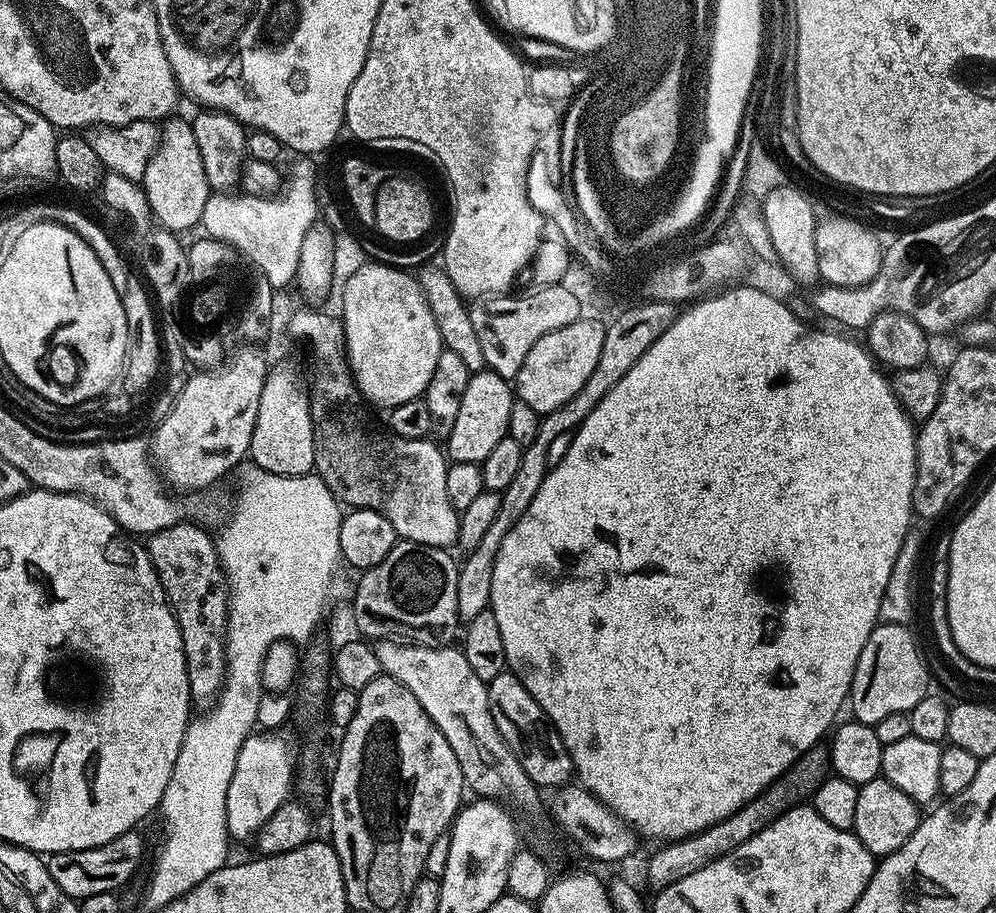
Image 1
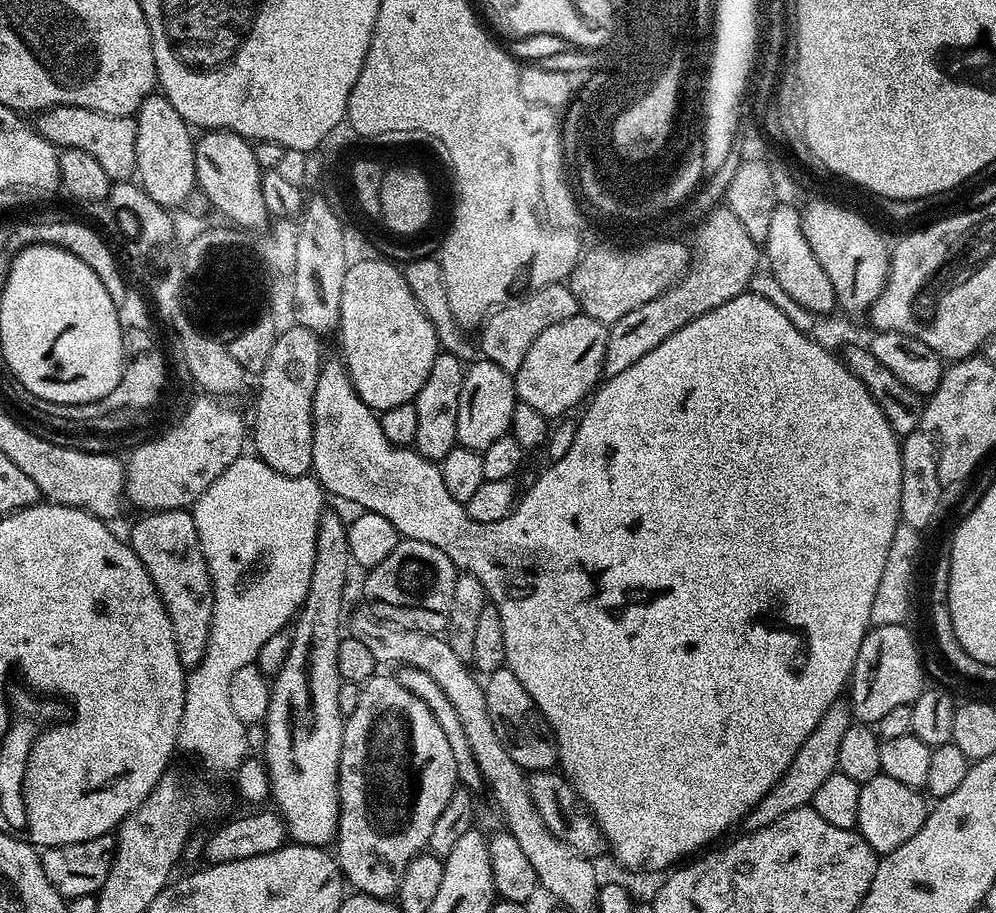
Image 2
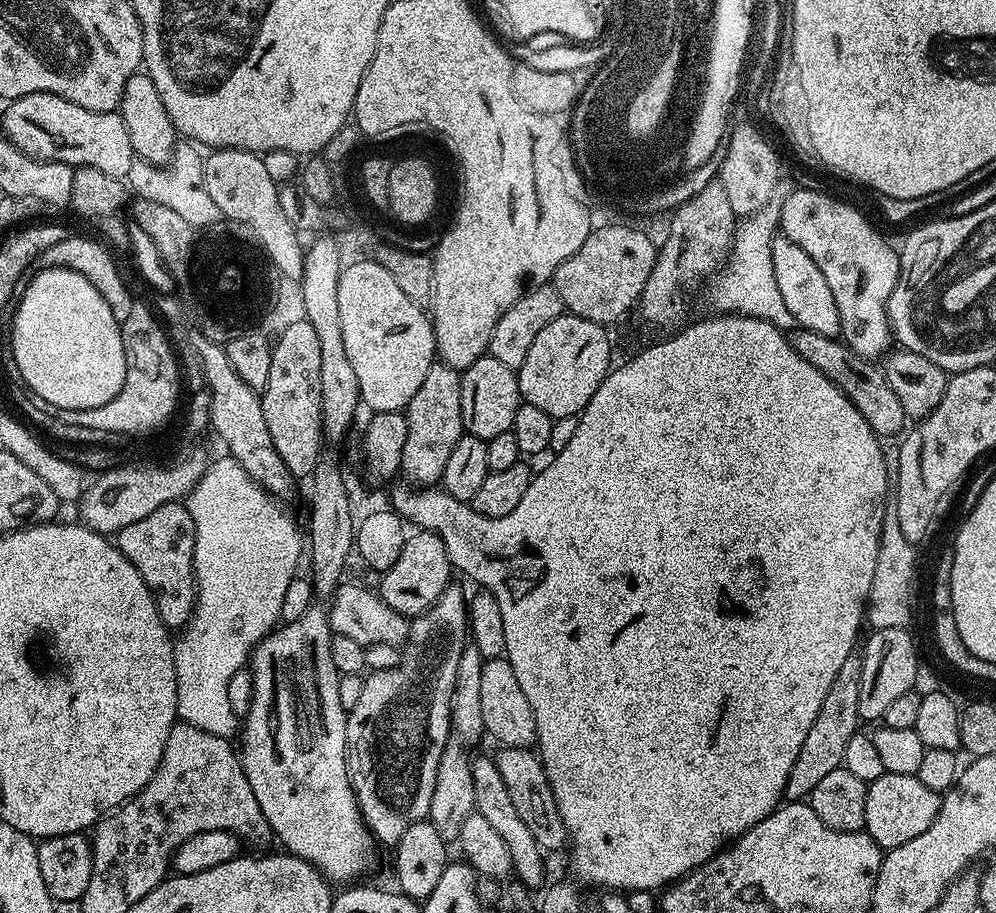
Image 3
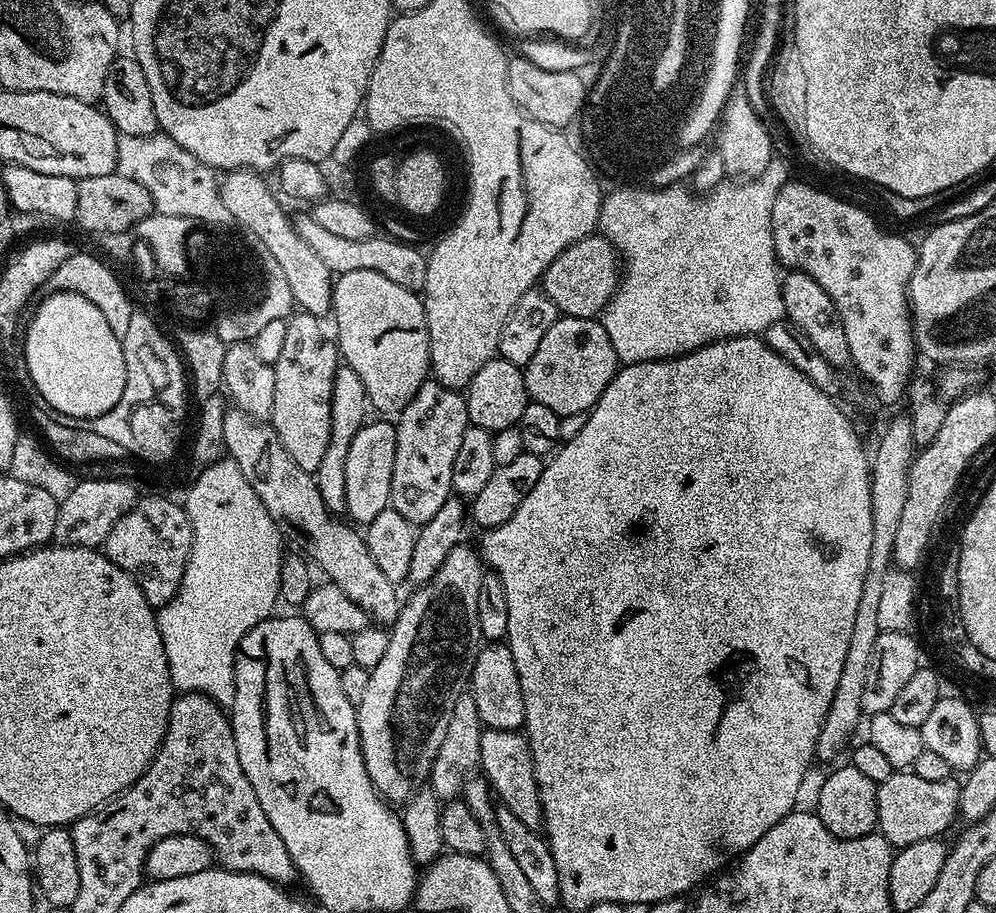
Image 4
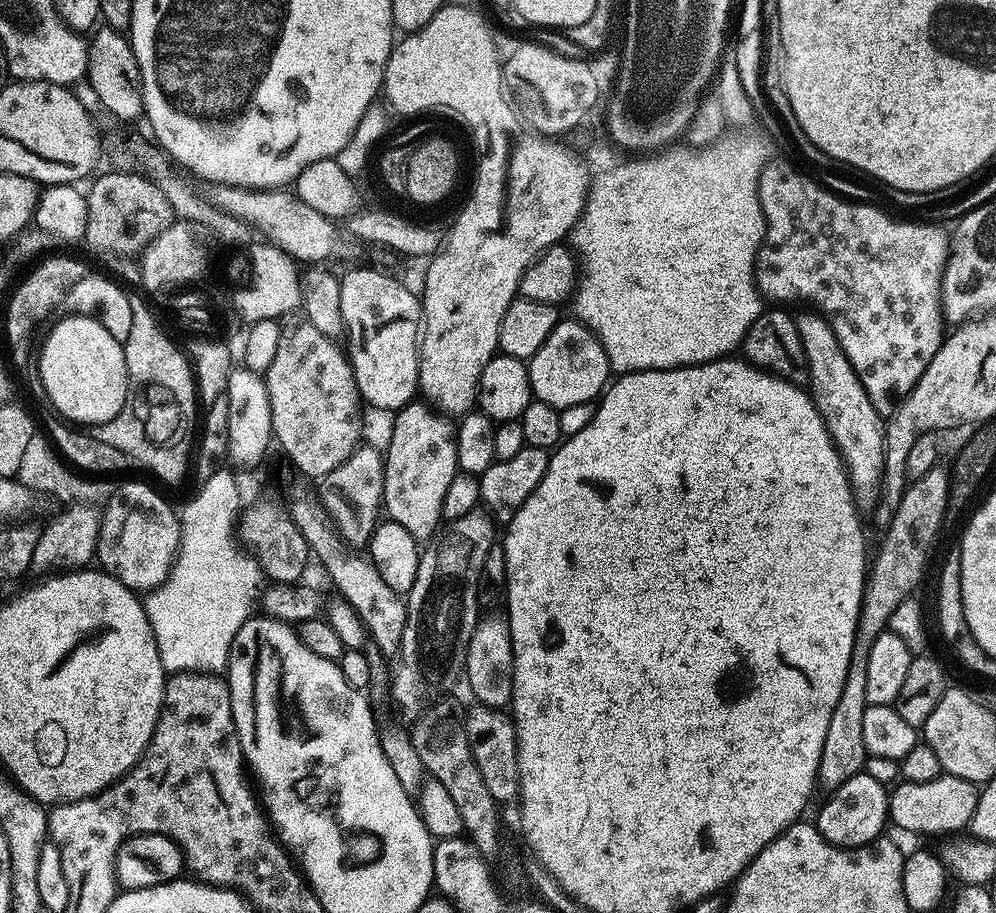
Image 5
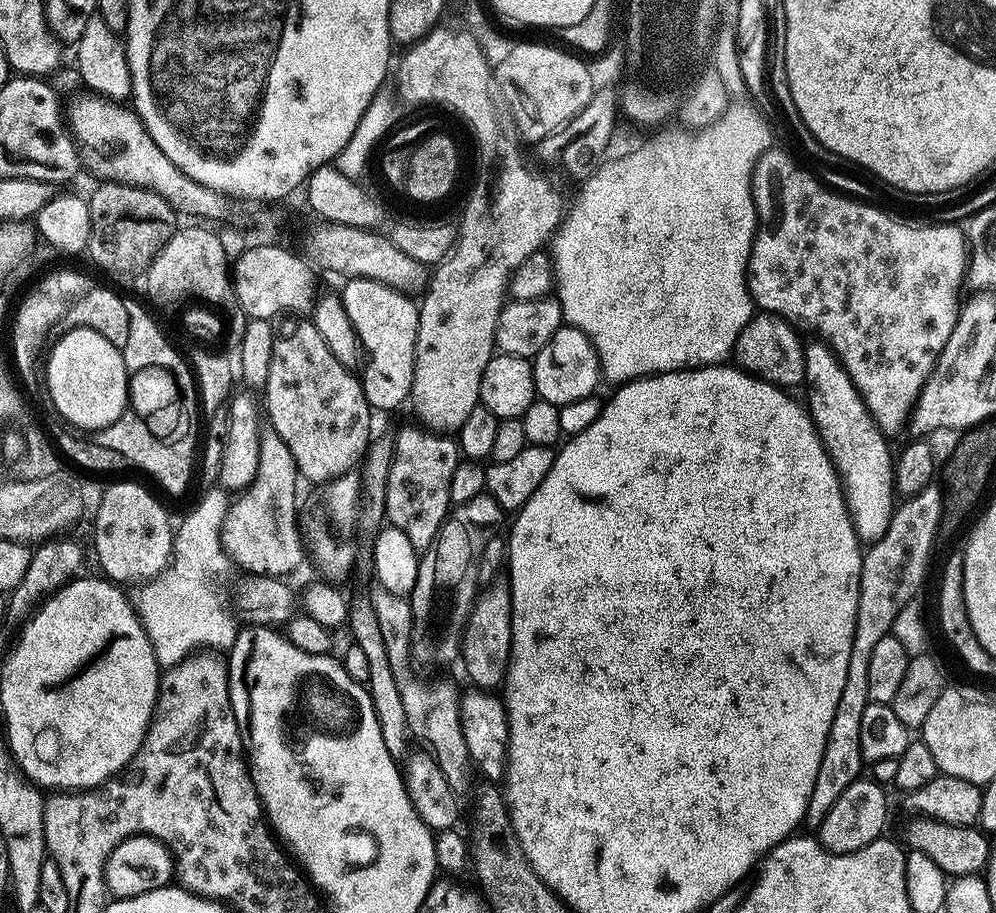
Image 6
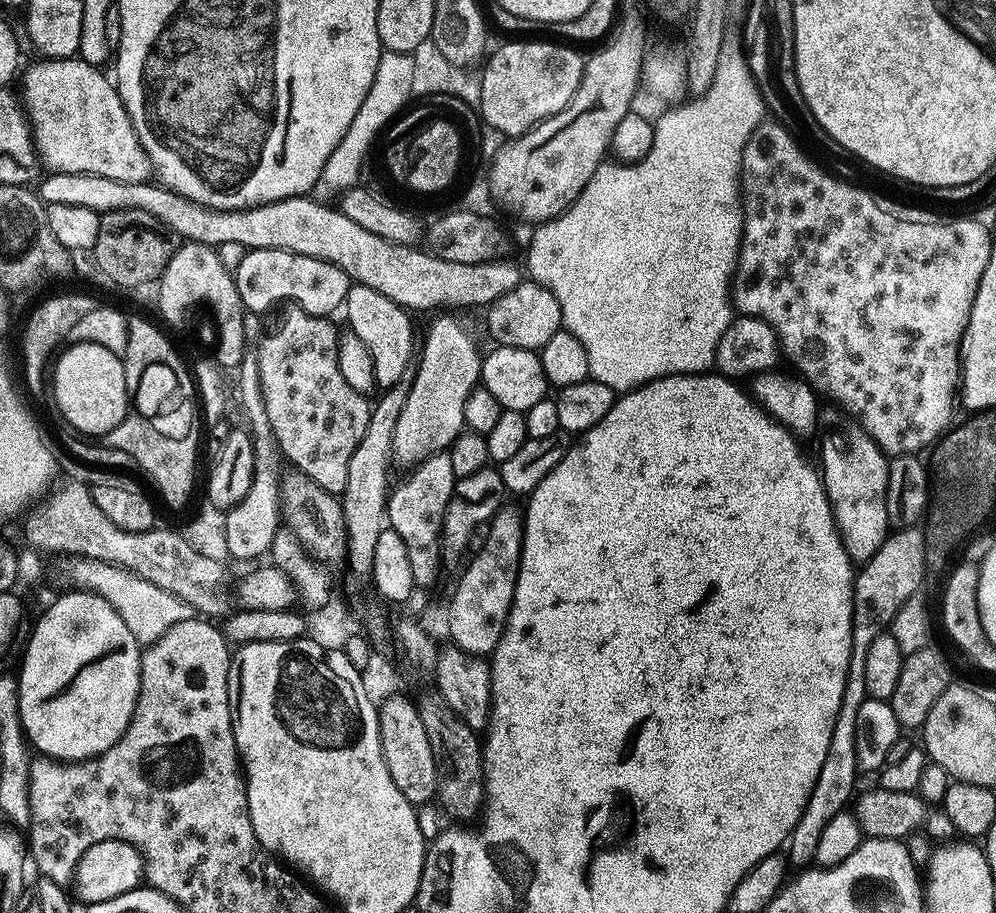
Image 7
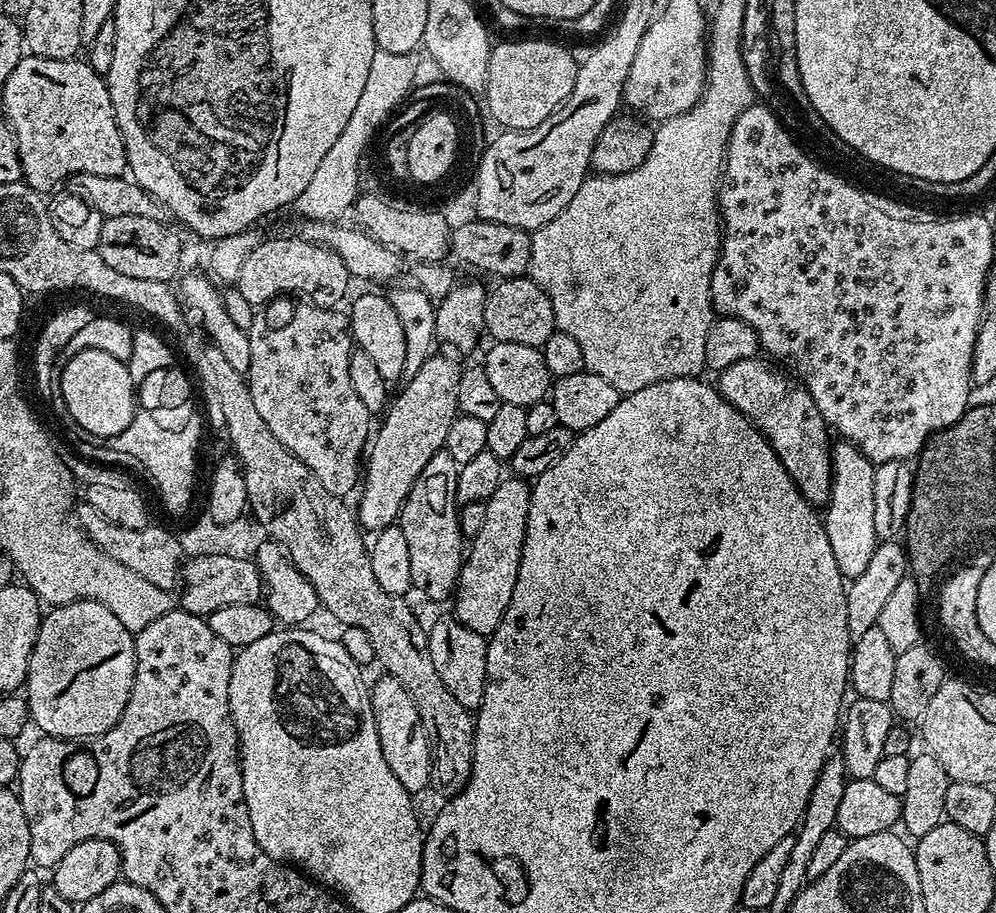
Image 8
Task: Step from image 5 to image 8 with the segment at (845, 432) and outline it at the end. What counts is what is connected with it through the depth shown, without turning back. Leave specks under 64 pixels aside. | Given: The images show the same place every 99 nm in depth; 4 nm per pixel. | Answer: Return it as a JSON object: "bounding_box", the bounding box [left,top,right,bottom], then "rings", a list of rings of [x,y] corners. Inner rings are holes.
{"bounding_box":[822,439,877,581],"rings":[[[837,439],[831,445],[832,450],[832,495],[826,505],[826,511],[822,519],[826,538],[830,538],[830,550],[834,550],[834,562],[838,562],[838,570],[849,581],[856,580],[860,574],[865,573],[870,558],[874,558],[874,550],[877,546],[876,531],[874,530],[874,474],[876,465],[858,450],[858,446],[851,444],[849,440]]]}

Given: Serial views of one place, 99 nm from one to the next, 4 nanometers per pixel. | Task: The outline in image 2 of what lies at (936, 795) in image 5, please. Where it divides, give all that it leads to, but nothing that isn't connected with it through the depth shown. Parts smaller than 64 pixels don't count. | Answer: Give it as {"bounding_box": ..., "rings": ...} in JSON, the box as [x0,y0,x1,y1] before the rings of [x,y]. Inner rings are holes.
{"bounding_box":[856,774,930,854],"rings":[[[883,774],[870,778],[860,786],[858,794],[858,822],[856,828],[877,854],[893,852],[902,846],[902,842],[910,842],[918,830],[922,830],[924,819],[928,817],[930,804],[917,789],[906,786]]]}

